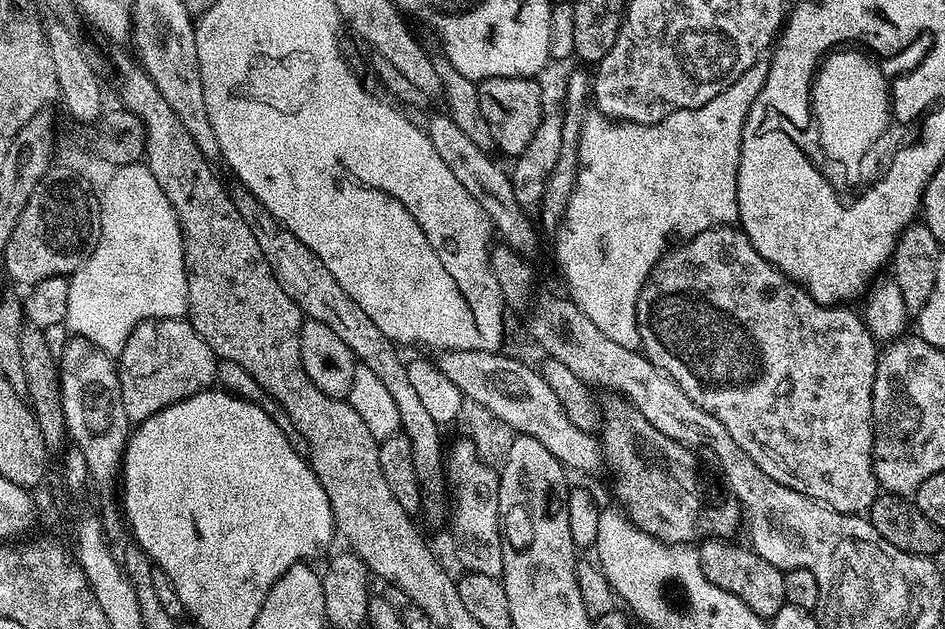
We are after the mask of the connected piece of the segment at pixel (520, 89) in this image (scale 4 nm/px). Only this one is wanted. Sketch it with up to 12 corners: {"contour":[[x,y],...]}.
{"contour":[[530,76],[479,81],[492,143],[509,158],[543,122],[544,92]]}

